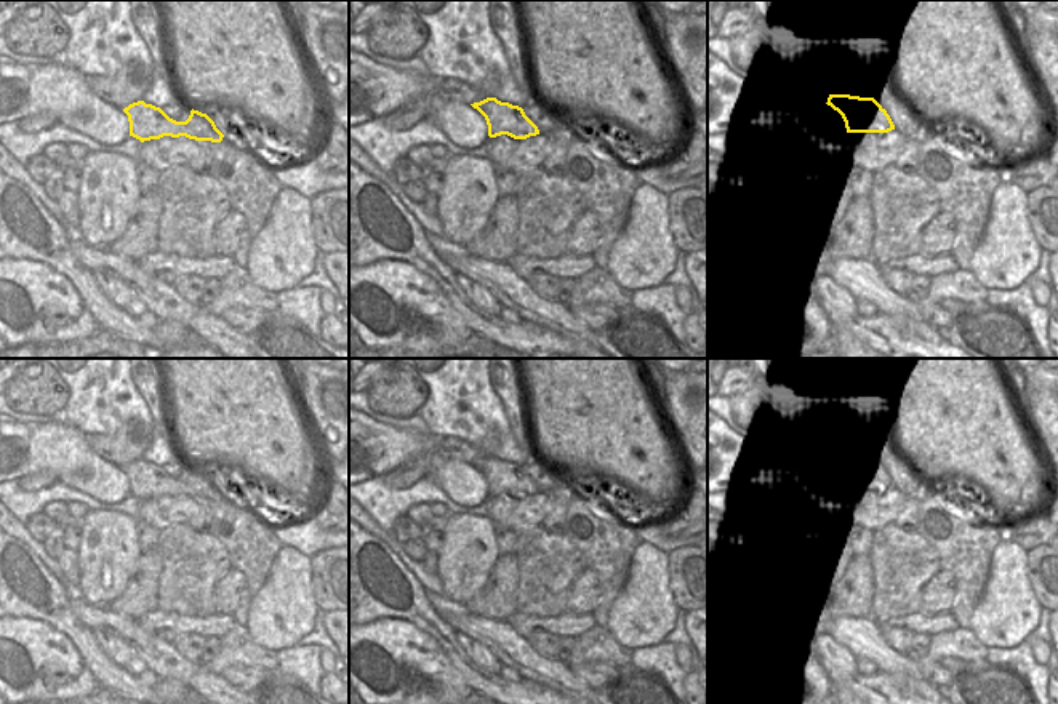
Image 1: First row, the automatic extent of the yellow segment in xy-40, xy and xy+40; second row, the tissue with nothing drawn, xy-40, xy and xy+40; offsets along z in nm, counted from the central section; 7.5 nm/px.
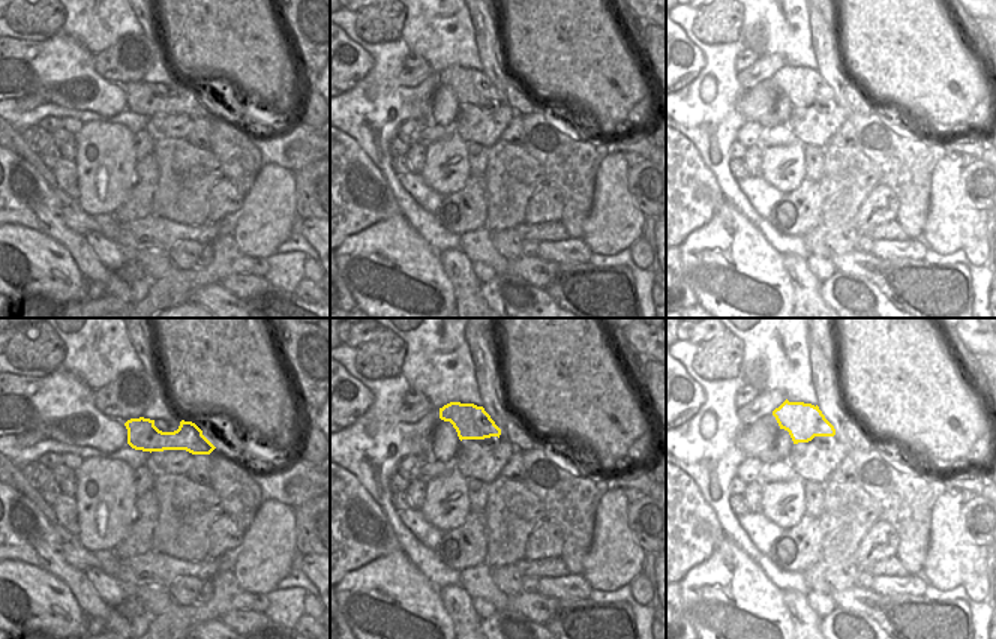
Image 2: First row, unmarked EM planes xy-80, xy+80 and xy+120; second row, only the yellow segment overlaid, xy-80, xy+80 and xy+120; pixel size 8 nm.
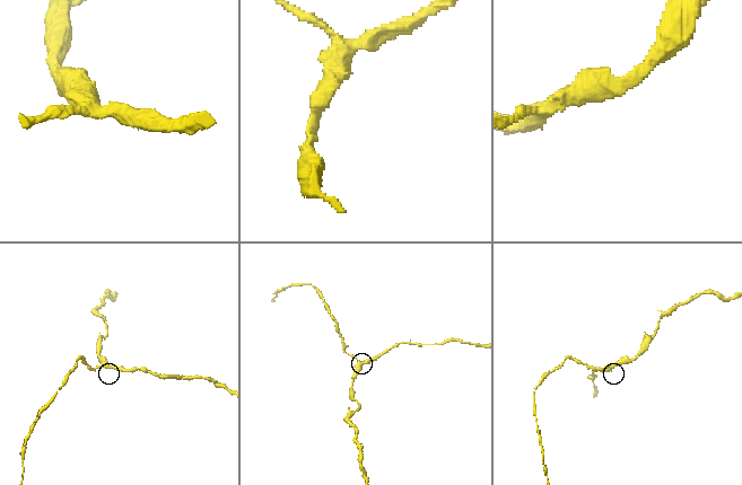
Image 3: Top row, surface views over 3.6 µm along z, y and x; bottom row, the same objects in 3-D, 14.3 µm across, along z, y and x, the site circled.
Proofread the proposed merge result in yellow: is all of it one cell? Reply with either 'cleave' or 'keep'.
keep

